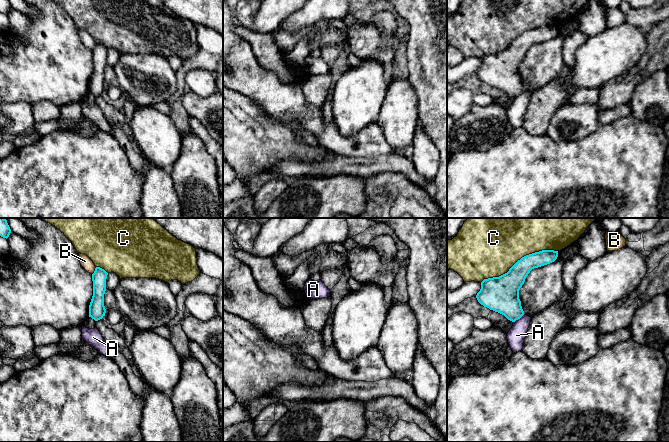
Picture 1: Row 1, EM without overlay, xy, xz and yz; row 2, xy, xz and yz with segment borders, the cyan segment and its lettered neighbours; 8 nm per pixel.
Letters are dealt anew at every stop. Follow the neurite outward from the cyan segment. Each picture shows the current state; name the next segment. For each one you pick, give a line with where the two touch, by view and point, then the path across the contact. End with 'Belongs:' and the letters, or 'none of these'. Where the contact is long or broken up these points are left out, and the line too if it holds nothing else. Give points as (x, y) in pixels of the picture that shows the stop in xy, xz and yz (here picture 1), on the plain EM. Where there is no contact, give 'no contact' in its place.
Belongs: none of these

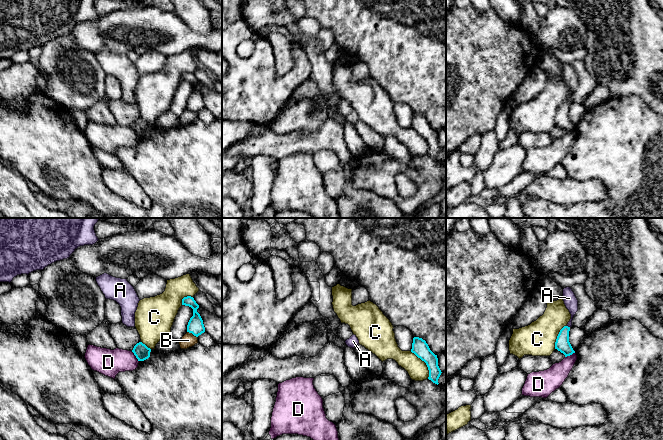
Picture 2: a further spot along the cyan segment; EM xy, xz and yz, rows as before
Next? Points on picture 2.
A: meets cyan in yz at (567, 102); runs through yz (562, 120), (563, 110), (567, 102), (572, 92), (569, 74)
Belongs: A

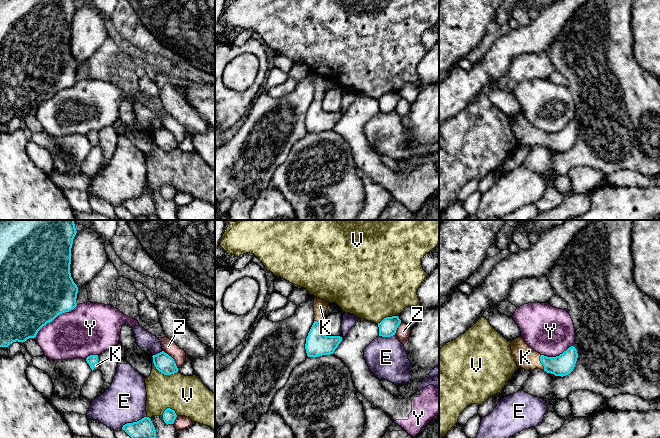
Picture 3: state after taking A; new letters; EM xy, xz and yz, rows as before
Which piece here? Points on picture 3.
K: meets cyan in yz at (541, 138); runs through yz (562, 141), (551, 141), (541, 138), (525, 133)
Belongs: K

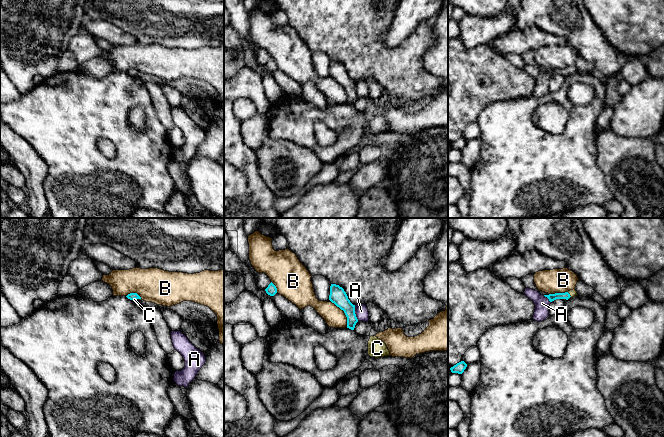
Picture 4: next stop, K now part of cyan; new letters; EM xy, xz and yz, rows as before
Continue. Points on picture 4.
C: meets cyan in xy at (135, 74); runs through xy (131, 72), (135, 74), (134, 75)
Belongs: C

